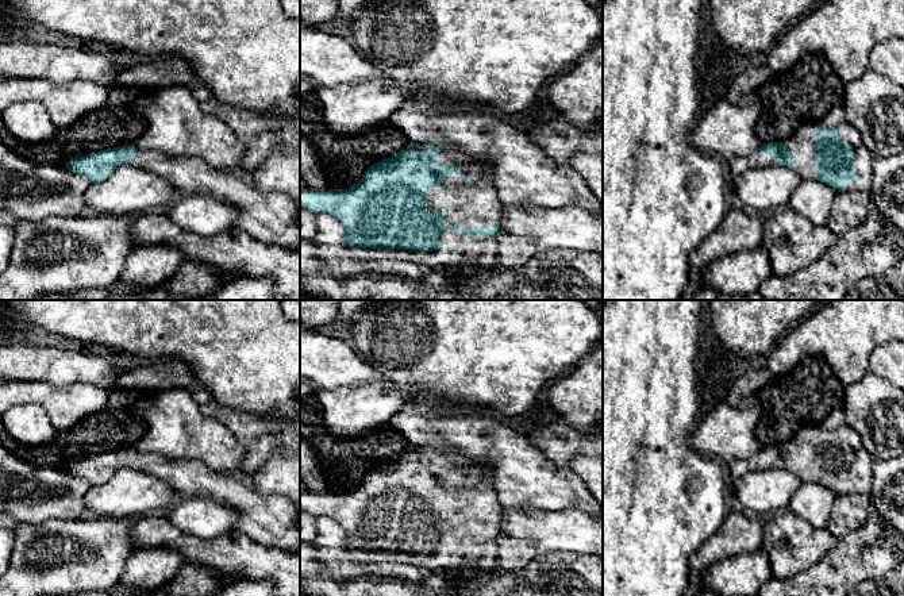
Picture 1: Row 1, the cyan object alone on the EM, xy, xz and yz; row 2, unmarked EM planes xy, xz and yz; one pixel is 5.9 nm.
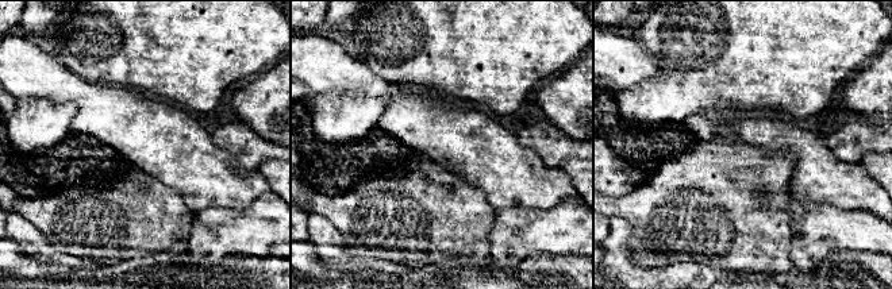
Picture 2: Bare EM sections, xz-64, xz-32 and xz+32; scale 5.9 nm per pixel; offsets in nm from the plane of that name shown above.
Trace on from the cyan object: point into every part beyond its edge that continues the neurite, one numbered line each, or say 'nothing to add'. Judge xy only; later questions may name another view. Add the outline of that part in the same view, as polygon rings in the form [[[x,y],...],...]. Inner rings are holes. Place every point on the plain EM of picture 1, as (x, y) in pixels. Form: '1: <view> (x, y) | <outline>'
1: xy (272, 520) | [[[138,453],[131,469],[151,473],[170,482],[188,497],[204,497],[238,512],[235,530],[266,547],[280,547],[300,555],[300,520],[293,501],[281,495],[262,496],[247,480],[216,473],[197,460],[169,460]]]

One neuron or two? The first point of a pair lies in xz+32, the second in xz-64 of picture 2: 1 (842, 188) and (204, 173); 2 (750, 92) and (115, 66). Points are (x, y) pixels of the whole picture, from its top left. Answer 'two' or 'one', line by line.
1: one
2: one

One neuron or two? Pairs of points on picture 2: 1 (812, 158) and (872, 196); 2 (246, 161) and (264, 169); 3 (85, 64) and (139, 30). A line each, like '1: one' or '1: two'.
1: one
2: two
3: one

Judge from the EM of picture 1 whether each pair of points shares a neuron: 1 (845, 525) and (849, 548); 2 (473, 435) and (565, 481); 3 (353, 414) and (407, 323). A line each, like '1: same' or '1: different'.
1: different
2: same
3: same

